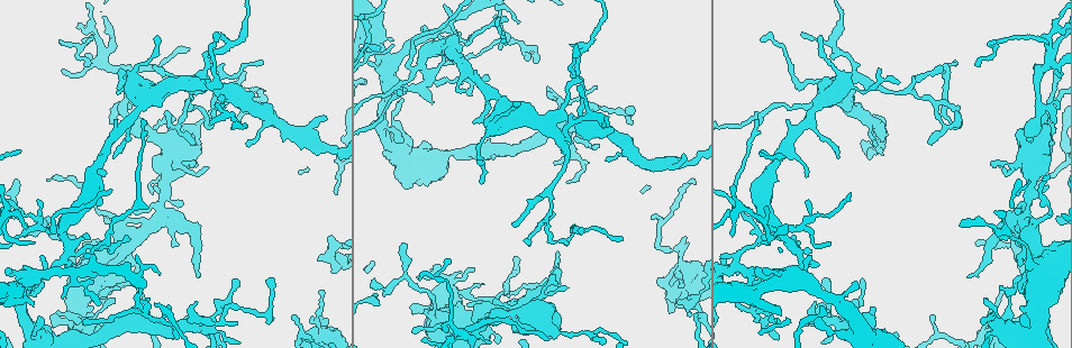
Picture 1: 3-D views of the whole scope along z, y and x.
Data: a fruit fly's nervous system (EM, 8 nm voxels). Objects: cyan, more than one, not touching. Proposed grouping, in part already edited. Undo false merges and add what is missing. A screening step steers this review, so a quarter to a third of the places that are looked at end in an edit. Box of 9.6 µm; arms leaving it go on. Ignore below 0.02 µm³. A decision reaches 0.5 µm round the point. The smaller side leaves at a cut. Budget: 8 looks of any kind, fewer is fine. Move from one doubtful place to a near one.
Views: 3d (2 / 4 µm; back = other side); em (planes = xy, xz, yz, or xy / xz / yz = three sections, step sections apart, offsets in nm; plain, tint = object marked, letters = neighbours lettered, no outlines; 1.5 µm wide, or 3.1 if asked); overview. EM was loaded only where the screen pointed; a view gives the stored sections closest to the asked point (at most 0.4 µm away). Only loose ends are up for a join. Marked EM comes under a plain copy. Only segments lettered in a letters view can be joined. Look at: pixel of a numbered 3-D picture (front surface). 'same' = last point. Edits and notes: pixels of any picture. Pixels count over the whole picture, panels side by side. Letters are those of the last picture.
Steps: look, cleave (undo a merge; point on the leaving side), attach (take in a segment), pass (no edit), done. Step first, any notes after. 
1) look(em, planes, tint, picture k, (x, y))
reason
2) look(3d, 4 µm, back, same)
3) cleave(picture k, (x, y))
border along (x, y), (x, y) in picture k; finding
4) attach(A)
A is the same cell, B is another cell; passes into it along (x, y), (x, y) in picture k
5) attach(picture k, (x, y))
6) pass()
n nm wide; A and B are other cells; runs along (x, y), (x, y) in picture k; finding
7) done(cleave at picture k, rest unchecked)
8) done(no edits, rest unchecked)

look(em, planes, letters, picture 1, (1048, 53))
thick turns thin

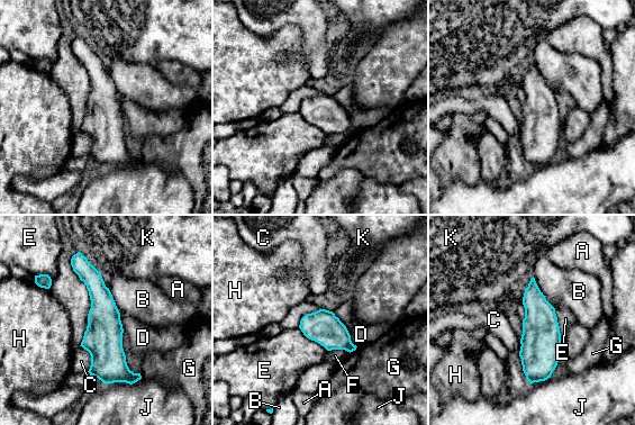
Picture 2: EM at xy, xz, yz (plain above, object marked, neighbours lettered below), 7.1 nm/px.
pass()
A, B, C, D, E, F, G, H, J and K are other cells; border along (332, 312), (356, 346) in picture 2; continuous, no second neuron

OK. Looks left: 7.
look(em, xy, step 4, letters, picture 1, (997, 213))
an open end

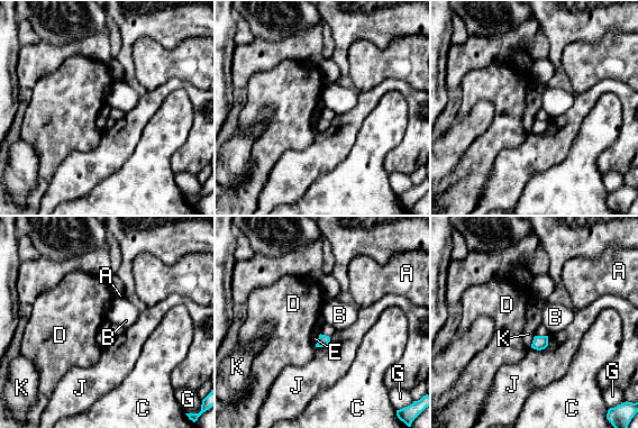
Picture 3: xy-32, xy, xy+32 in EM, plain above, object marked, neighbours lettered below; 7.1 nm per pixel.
pass()
A, B, C, D, E, G, J and K are other cells; border along (548, 336), (544, 348), (531, 348) in picture 3; none of them fits

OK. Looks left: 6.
look(em, planes, letters, picture 1, (1043, 317))
thick turns thin

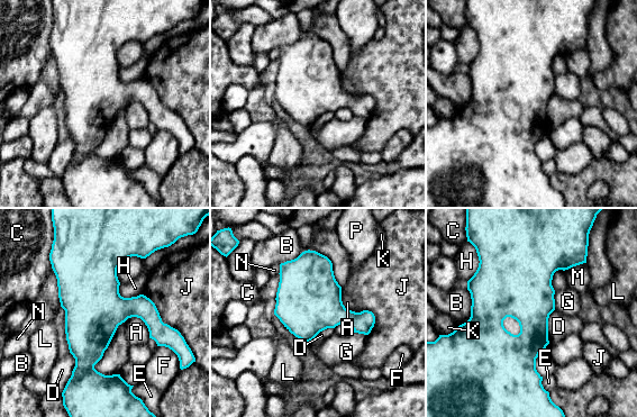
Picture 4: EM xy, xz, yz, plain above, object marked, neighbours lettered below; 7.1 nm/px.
pass()
A, B, C, D, E, F, G, H, J, K, L, M, N and P are other cells; border along (554, 309), (548, 318), (548, 343) in picture 4; one neuron here

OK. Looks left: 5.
done(no edits, rest unchecked)

